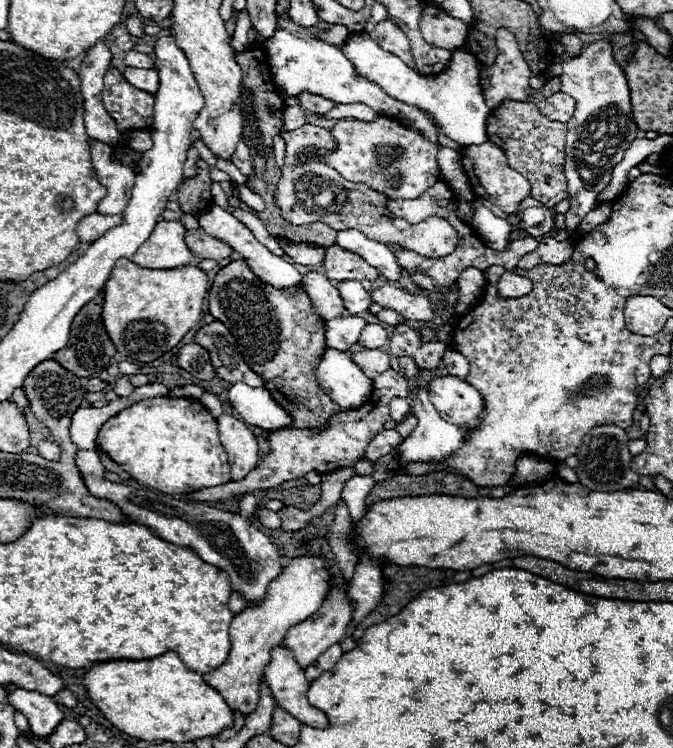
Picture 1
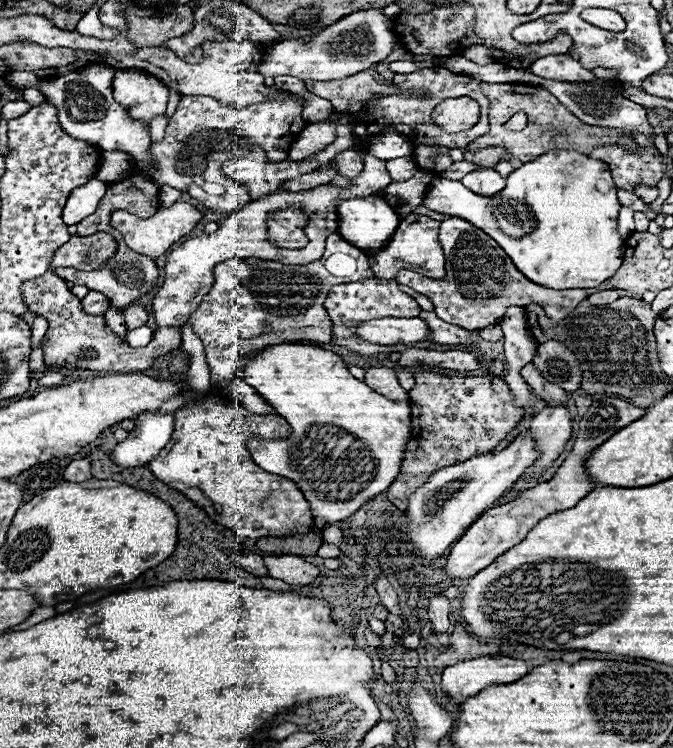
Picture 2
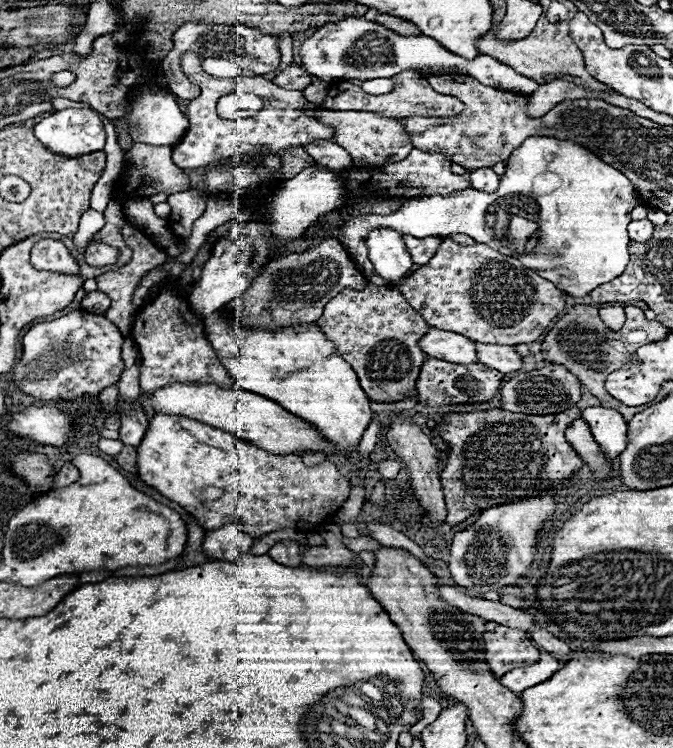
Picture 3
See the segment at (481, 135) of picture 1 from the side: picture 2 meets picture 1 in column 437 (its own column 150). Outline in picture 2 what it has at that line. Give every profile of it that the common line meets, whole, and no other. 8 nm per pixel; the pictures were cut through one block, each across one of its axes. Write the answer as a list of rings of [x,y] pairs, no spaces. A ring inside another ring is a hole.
[[[124,68],[116,70],[112,92],[132,118],[150,122],[154,116],[166,112],[168,86],[144,70]]]

